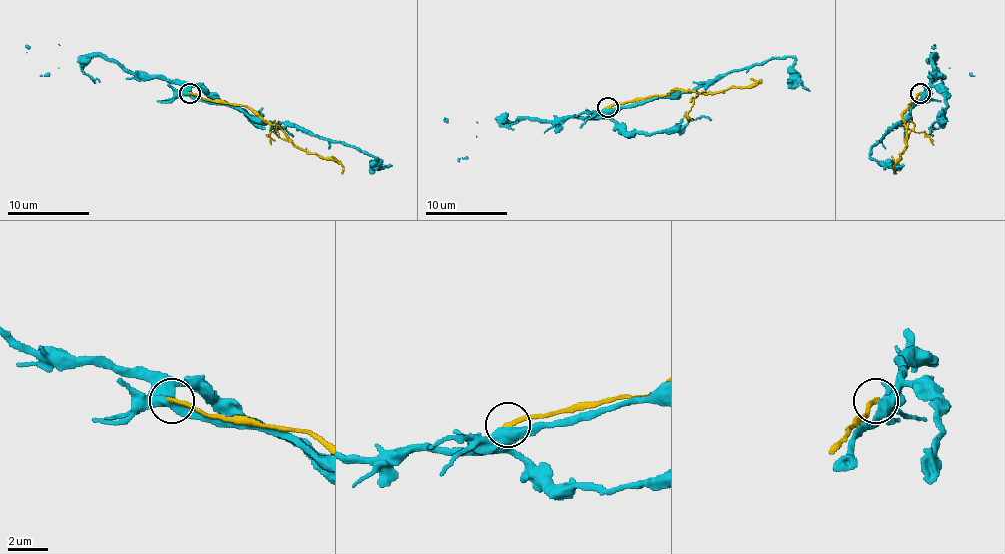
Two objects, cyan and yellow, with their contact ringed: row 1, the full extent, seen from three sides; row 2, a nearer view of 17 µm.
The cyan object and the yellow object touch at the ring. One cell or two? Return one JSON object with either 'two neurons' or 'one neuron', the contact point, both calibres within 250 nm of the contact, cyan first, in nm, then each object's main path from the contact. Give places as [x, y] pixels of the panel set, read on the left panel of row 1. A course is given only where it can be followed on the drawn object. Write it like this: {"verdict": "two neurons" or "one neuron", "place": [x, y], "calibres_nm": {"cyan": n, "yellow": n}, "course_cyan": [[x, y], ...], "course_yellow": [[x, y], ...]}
{"verdict": "two neurons", "place": [190, 93], "calibres_nm": {"cyan": 500, "yellow": 240}, "course_cyan": [[189, 93], [261, 115], [267, 121], [292, 123], [314, 136], [355, 146], [382, 166], [392, 164]], "course_yellow": [[189, 93], [251, 107], [263, 119], [275, 123], [296, 146], [333, 158], [343, 169], [341, 173]]}

